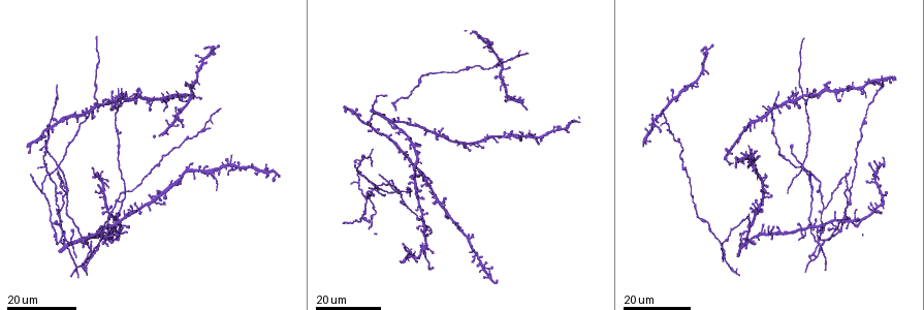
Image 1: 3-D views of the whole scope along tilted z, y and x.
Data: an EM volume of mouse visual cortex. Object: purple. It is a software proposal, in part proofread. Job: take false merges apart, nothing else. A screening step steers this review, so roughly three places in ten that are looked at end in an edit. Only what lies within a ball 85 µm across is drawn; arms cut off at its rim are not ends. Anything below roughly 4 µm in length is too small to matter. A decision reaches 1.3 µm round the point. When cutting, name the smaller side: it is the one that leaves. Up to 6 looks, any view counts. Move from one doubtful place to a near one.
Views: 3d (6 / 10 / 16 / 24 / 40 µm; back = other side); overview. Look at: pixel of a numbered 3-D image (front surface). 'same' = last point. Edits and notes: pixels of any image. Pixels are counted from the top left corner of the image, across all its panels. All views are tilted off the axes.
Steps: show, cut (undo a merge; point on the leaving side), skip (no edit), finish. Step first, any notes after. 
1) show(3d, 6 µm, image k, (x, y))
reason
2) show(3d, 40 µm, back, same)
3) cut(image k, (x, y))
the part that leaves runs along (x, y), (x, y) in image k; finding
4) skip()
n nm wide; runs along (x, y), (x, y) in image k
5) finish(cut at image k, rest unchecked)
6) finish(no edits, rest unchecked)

show(3d, 24 µm, image 1, (90, 252))
thin arm on a thick one

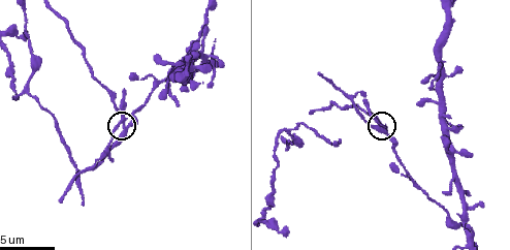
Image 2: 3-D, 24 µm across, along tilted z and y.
show(3d, 10 µm, image 2, (122, 118))

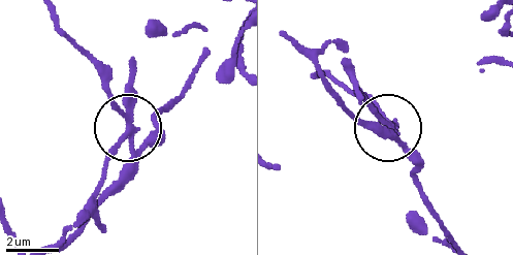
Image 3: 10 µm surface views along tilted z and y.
show(3d, 6 µm, image 3, (127, 128))

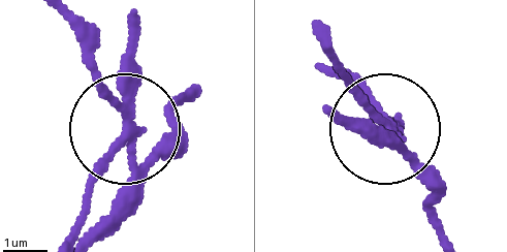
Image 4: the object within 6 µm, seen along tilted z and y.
cut(image 4, (134, 62))
4 arms; the part that leaves runs along (131, 129), (90, 187), (74, 241) in image 4; a second neuron is stuck on

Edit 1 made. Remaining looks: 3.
show(overview)

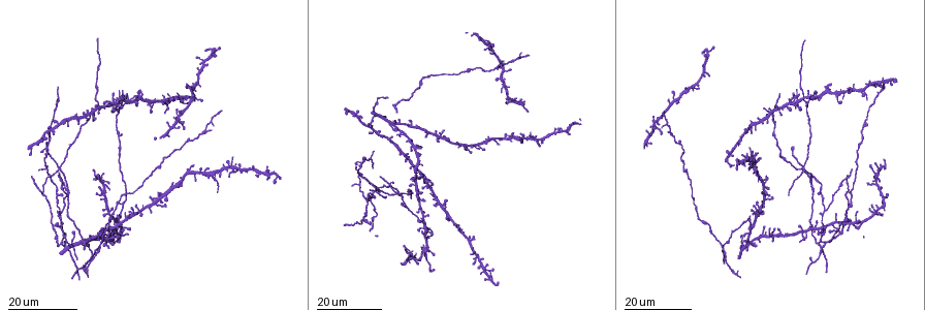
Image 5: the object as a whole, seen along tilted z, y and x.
show(3d, 24 µm, image 5, (372, 183))
four arms meet

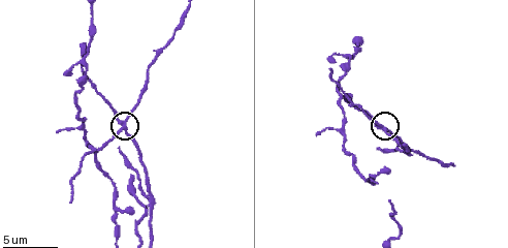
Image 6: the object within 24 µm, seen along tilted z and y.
show(3d, 6 µm, image 6, (382, 128))

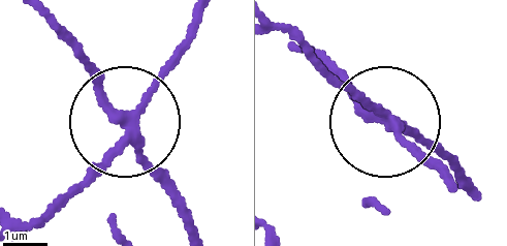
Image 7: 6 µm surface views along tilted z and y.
cut(image 7, (98, 175))
220 nm wide; the part that leaves runs along (135, 121), (195, 18) in image 7; a second neuron is stuck on

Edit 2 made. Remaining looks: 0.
finish(cut at image 4, cut at image 7, rest unchecked)

